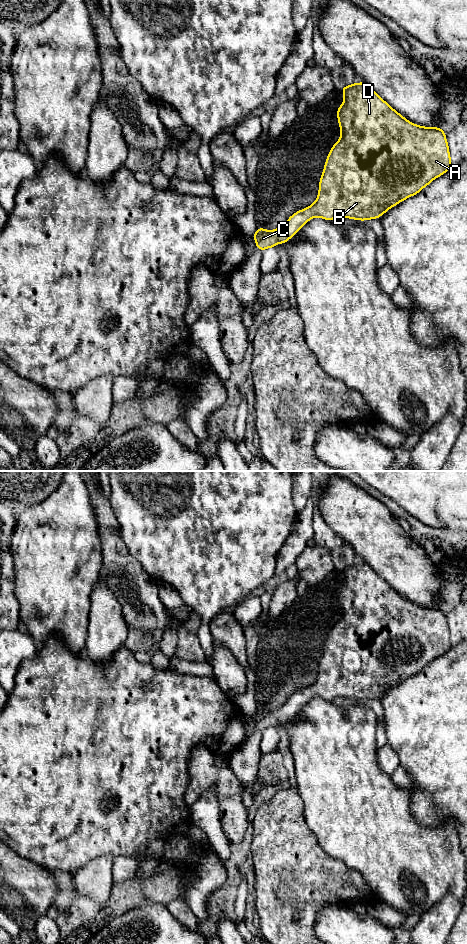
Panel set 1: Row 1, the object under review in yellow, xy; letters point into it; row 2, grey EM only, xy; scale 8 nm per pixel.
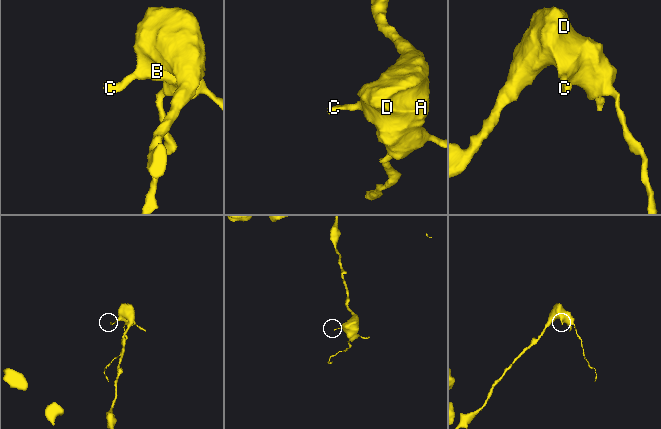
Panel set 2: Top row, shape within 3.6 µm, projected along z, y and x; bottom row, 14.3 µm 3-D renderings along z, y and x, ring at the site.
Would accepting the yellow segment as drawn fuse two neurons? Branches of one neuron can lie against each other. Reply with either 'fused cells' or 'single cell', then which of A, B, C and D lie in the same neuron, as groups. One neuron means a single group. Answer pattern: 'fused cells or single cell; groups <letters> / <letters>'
single cell; groups A B C D

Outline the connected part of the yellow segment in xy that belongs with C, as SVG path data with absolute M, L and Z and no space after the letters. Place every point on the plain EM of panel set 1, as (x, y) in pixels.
M363 561L345 565L341 571L344 582L337 588L341 616L328 633L317 679L275 710L257 707L252 717L262 732L278 723L285 724L314 697L327 701L337 697L379 700L390 688L418 674L452 647L444 609L413 604Z

